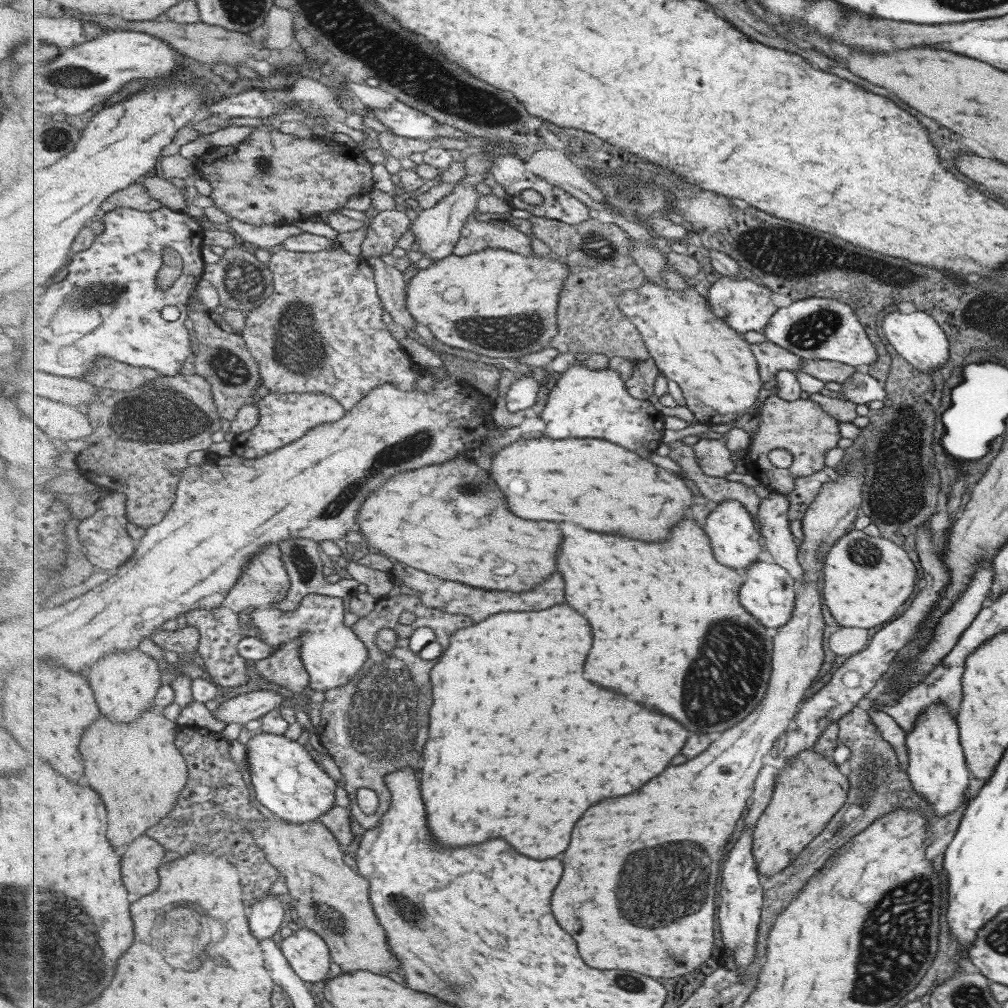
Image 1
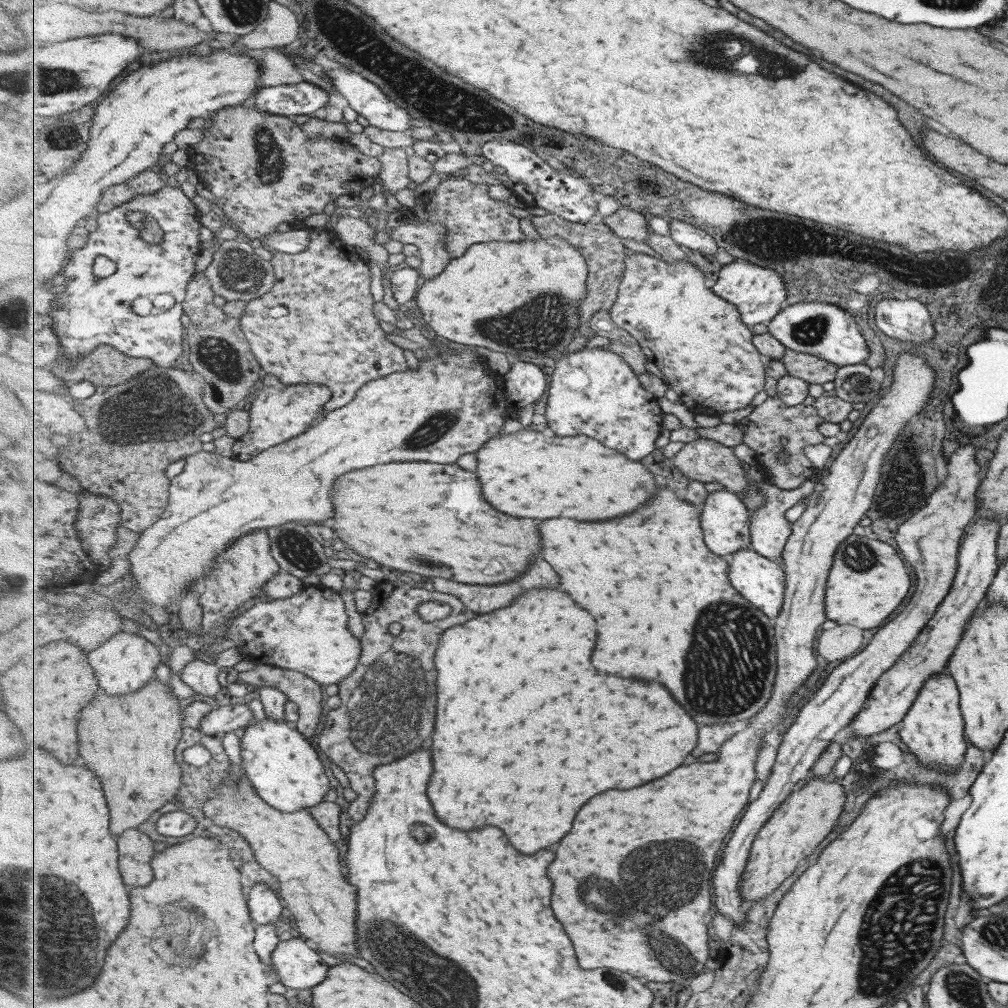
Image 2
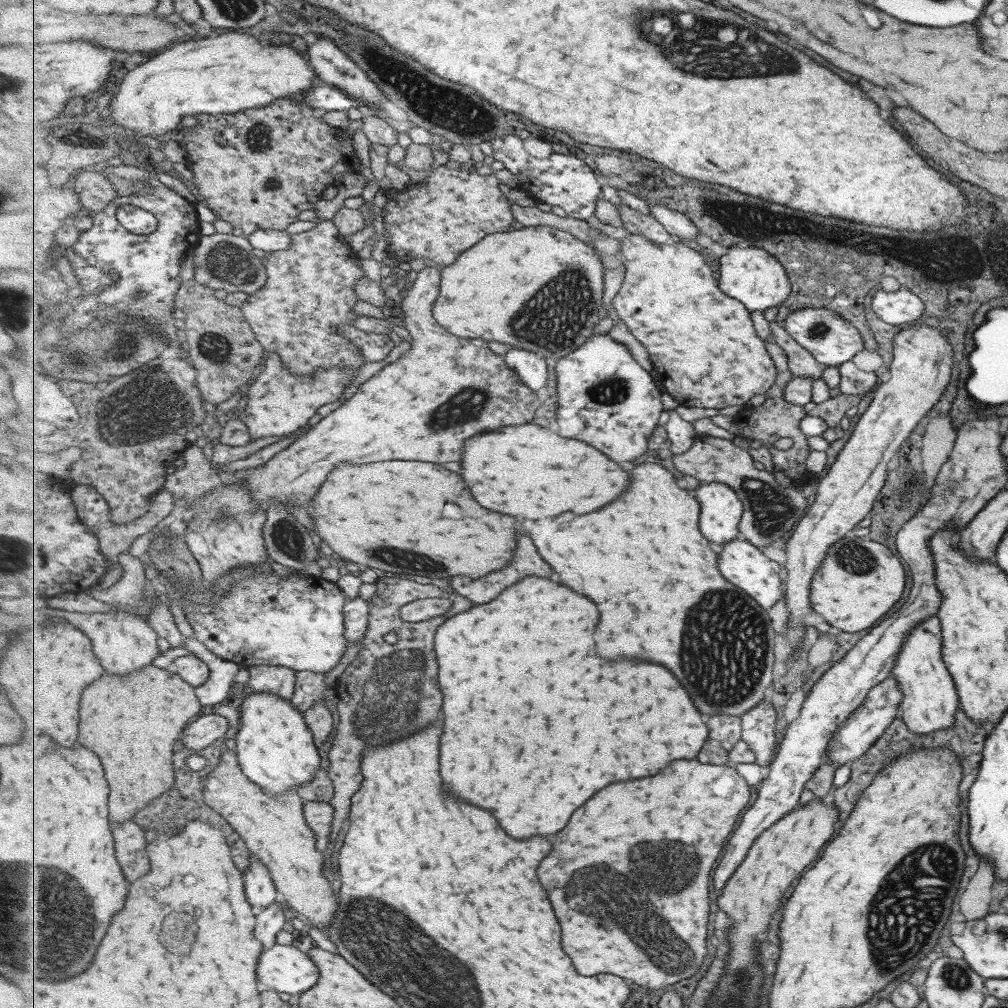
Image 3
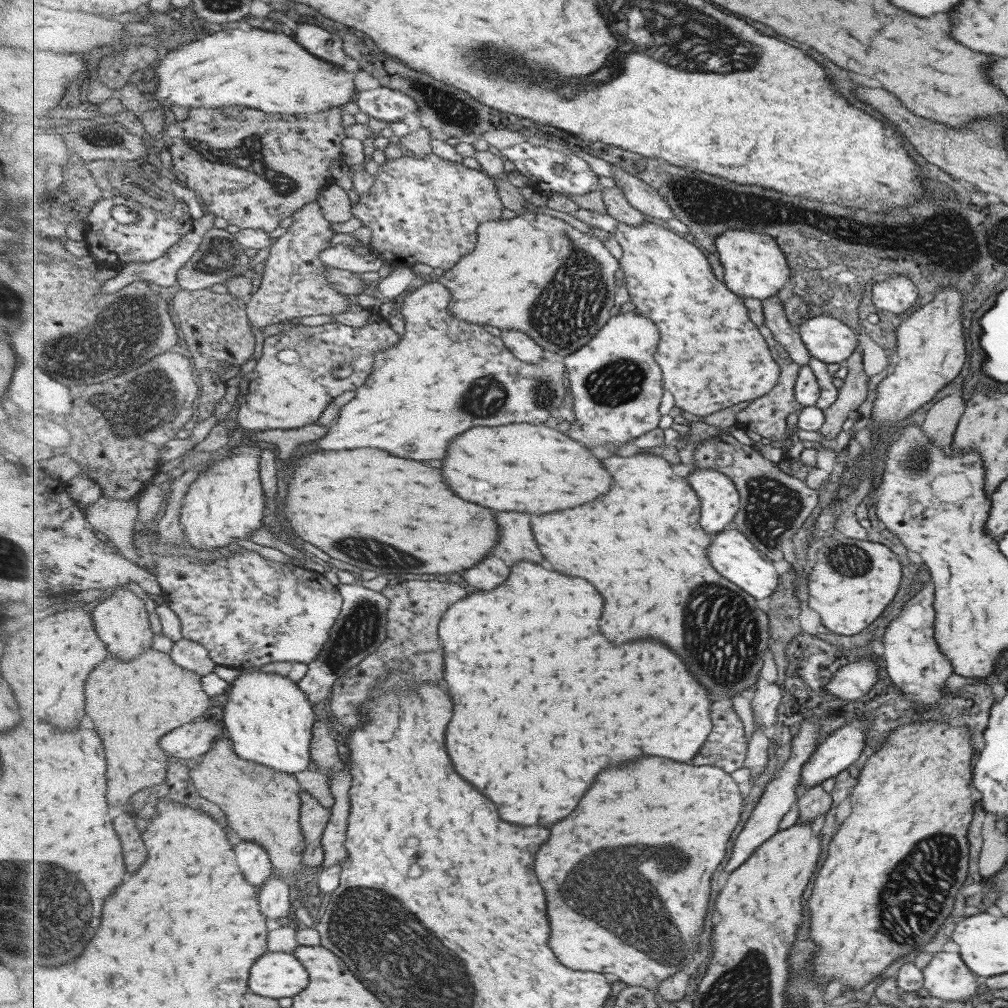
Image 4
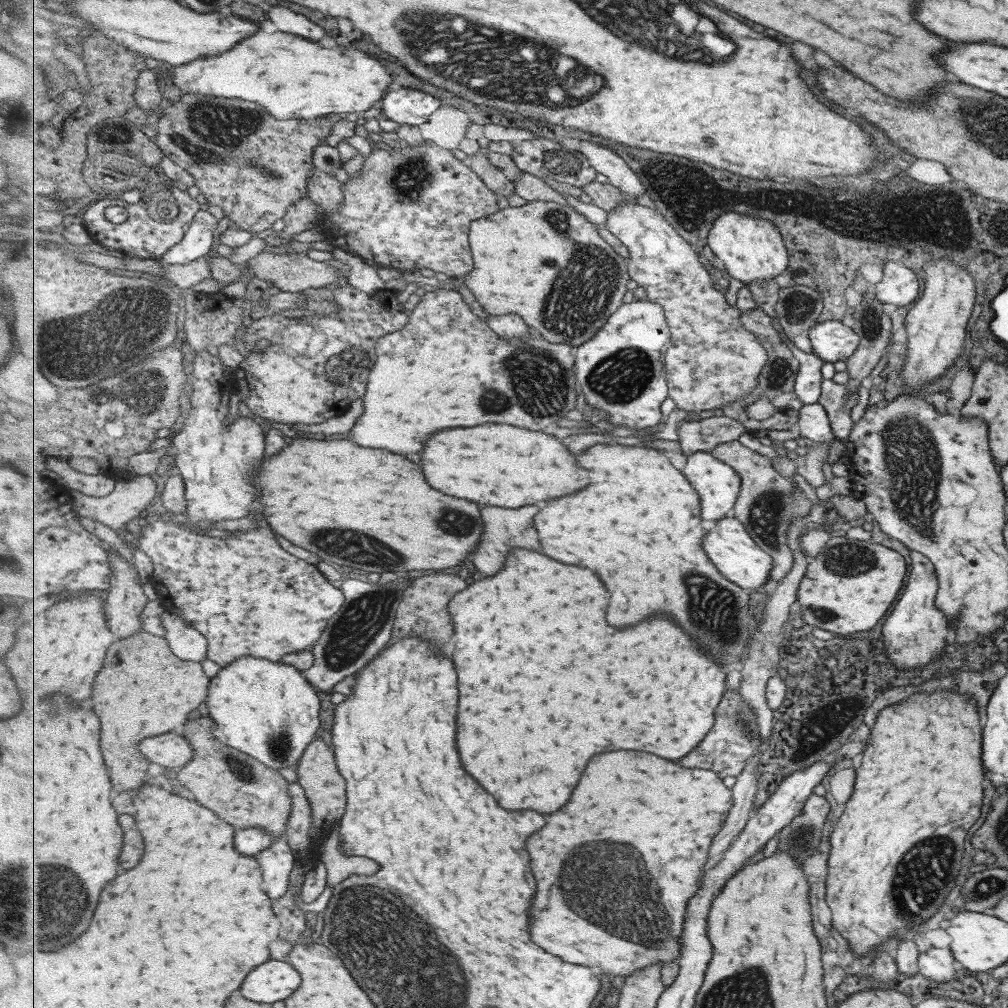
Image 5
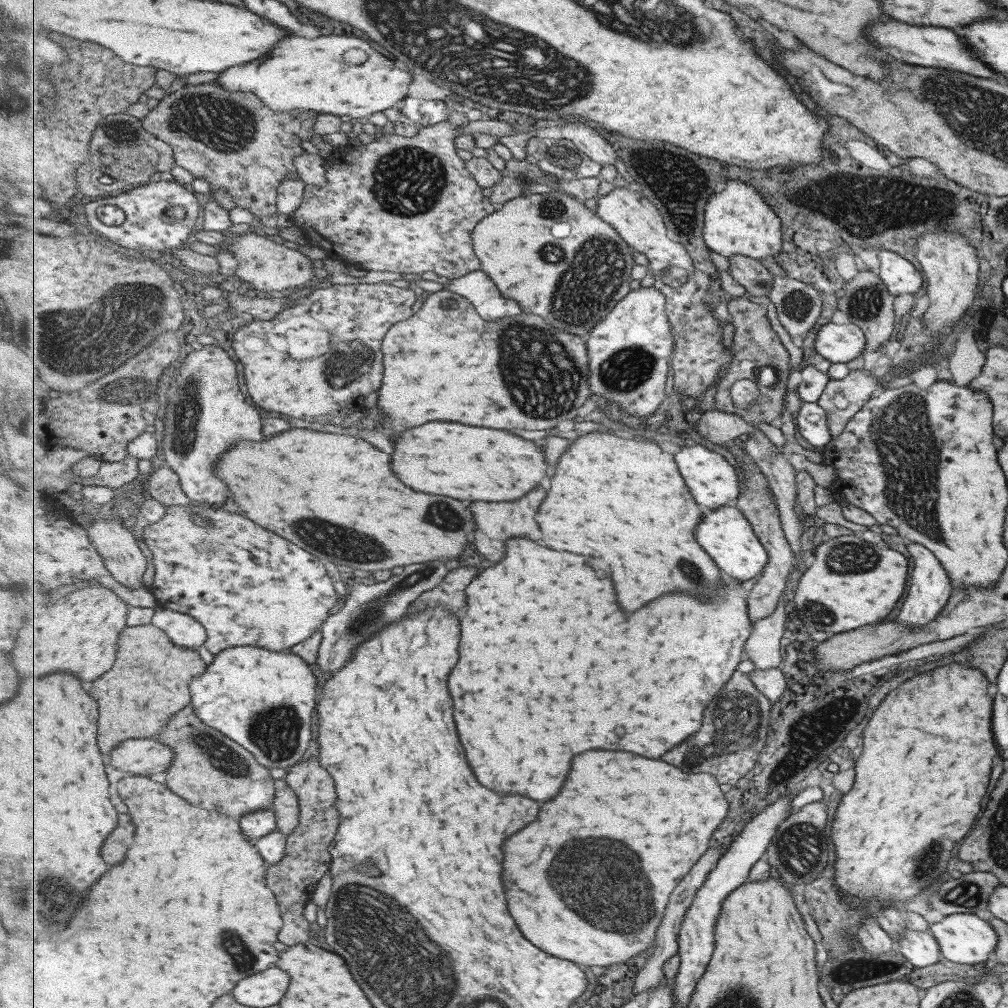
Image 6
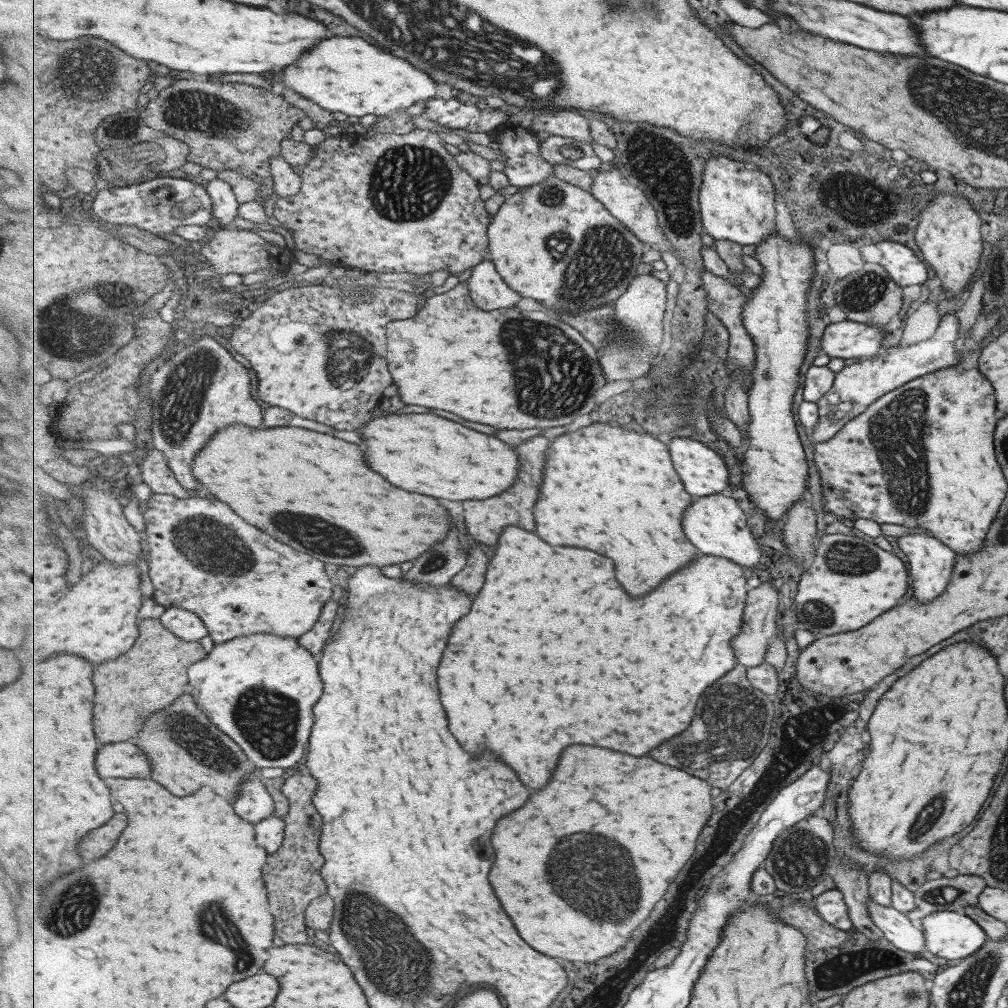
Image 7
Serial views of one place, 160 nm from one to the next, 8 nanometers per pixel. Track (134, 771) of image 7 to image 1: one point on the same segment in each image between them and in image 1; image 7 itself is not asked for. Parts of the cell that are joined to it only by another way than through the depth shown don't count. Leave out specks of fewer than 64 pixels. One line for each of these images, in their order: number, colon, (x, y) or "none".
1: (254, 705)
2: (226, 718)
3: (207, 729)
4: (191, 741)
5: (173, 749)
6: (148, 756)

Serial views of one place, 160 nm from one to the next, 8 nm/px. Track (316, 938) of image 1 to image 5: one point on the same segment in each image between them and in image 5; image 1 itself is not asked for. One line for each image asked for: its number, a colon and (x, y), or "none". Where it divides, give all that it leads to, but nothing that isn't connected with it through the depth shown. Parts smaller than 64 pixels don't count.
2: (299, 966)
3: (287, 968)
4: (280, 975)
5: (275, 981)

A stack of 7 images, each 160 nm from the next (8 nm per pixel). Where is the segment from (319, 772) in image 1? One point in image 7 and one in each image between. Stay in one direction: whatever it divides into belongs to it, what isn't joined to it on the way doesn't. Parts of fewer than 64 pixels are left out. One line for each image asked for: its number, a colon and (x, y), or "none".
2: (286, 770)
3: (276, 749)
4: (270, 720)
5: (269, 710)
6: (263, 699)
7: (261, 689)

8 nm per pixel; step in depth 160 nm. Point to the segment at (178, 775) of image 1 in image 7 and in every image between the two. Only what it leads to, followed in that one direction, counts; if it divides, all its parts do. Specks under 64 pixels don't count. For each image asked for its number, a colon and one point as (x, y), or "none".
2: (132, 740)
3: (134, 721)
4: (152, 689)
5: (146, 690)
6: (151, 681)
7: (154, 674)

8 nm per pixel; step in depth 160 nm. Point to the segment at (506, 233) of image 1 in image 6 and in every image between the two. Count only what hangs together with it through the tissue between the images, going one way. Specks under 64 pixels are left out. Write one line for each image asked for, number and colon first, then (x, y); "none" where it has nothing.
2: (471, 216)
3: (449, 212)
4: (426, 209)
5: (411, 207)
6: (410, 205)

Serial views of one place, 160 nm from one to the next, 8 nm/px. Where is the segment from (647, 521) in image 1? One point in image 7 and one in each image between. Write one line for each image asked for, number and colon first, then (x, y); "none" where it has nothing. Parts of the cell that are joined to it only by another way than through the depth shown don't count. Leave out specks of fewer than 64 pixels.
2: (527, 474)
3: (527, 470)
4: (516, 468)
5: (497, 464)
6: (456, 460)
7: (425, 453)

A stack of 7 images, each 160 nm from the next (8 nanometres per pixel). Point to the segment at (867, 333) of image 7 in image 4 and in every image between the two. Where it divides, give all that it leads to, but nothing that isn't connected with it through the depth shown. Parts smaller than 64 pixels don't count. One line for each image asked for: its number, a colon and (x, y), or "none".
4: (825, 339)
5: (831, 341)
6: (837, 343)

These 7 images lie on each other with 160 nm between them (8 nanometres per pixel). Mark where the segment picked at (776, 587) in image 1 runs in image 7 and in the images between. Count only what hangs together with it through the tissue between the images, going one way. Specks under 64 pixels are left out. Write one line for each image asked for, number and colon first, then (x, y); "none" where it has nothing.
2: (760, 579)
3: (745, 565)
4: (735, 555)
5: (738, 556)
6: (726, 533)
7: (717, 525)

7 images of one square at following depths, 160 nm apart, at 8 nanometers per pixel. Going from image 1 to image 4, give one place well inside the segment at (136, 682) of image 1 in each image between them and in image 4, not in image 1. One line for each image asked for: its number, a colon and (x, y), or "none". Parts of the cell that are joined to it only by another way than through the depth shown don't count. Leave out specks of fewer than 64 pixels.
2: (125, 664)
3: (126, 643)
4: (123, 621)

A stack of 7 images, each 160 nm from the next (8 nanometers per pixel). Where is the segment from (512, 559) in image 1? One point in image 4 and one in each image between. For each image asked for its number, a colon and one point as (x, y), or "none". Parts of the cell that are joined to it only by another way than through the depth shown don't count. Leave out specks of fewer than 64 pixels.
2: (383, 513)
3: (398, 516)
4: (367, 507)

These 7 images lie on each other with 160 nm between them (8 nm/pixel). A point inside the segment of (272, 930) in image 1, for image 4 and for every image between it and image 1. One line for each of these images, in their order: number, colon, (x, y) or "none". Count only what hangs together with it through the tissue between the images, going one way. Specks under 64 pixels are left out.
2: (266, 907)
3: (260, 885)
4: (254, 859)

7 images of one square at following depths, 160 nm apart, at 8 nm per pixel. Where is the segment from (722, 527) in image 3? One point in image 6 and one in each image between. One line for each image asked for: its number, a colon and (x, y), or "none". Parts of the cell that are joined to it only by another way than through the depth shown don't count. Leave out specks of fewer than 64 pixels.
4: (721, 501)
5: (718, 483)
6: (713, 481)

